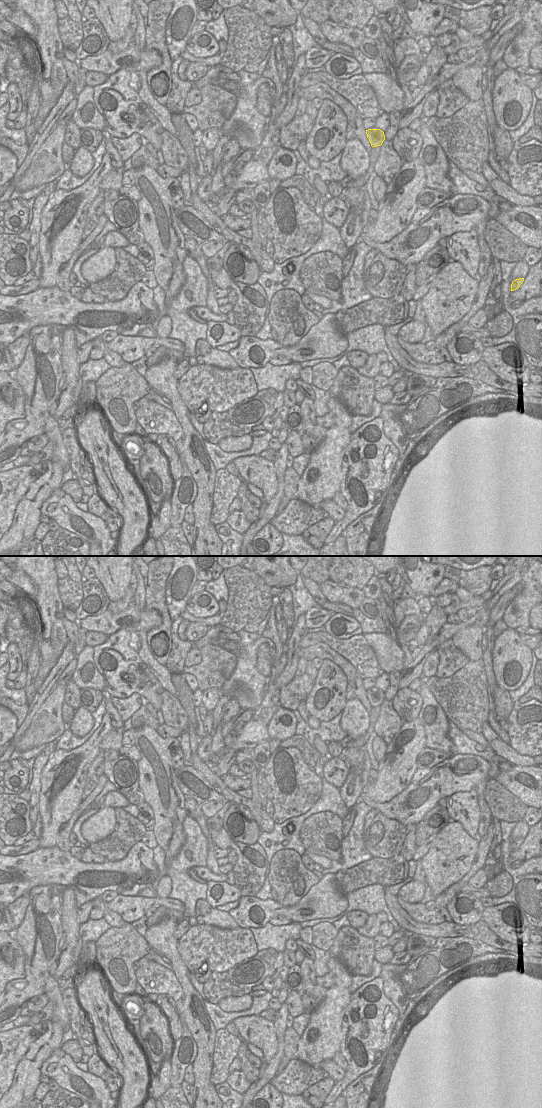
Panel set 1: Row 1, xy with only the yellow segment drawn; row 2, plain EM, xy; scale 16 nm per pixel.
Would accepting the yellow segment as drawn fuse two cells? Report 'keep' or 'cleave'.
cleave

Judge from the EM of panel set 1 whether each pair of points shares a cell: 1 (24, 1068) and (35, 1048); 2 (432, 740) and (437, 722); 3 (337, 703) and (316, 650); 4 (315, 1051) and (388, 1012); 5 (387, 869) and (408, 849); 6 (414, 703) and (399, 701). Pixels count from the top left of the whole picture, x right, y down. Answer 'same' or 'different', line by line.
1: same
2: same
3: different
4: different
5: different
6: same

